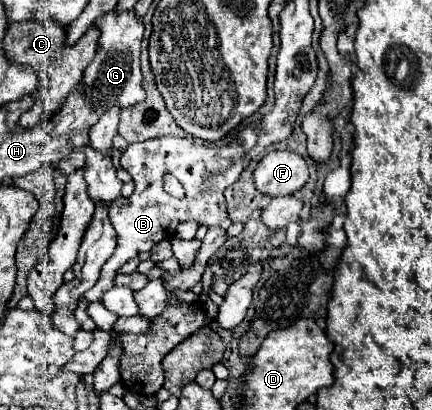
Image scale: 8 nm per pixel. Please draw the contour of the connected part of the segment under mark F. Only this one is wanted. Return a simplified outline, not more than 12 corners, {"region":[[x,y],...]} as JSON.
{"region":[[289,150],[265,154],[255,188],[271,198],[295,194],[307,162]]}

